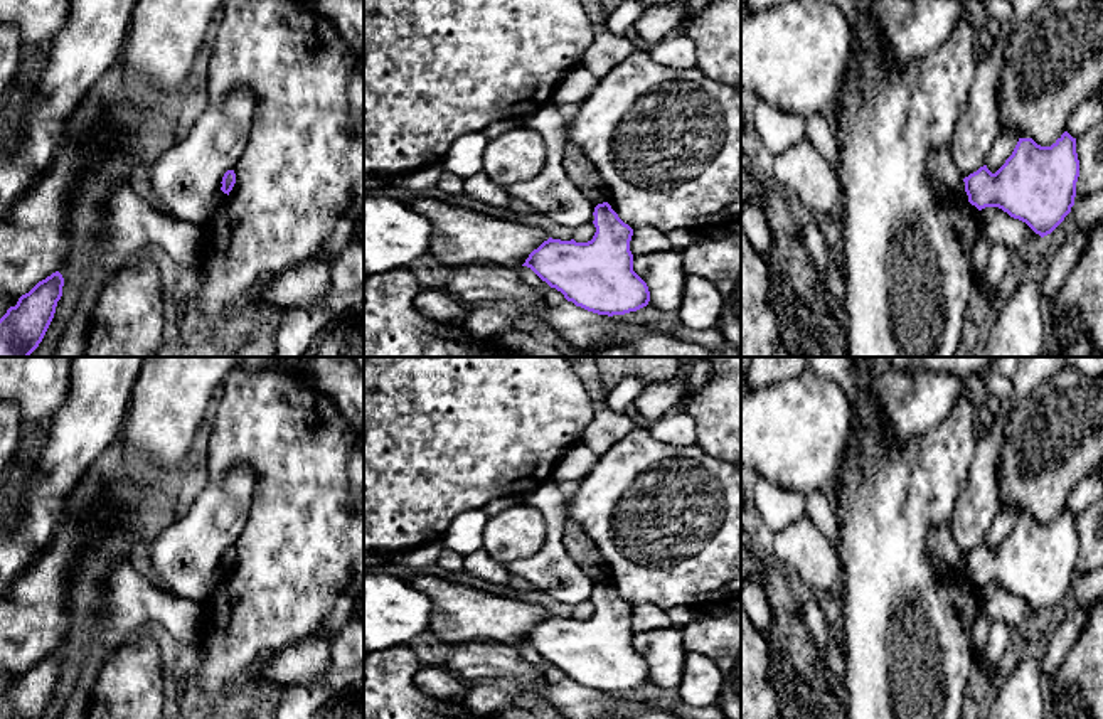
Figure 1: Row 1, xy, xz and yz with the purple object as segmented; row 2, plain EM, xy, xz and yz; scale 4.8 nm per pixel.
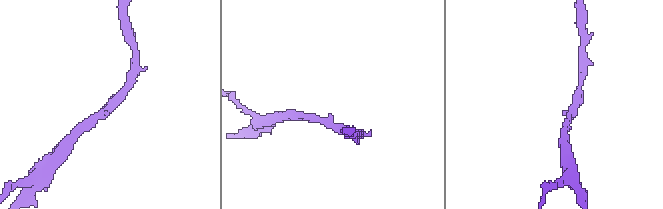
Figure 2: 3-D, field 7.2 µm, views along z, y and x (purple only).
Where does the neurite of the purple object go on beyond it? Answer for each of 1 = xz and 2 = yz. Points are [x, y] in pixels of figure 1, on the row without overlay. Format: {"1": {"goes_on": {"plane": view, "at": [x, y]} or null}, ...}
{"1": {"goes_on": null}, "2": {"goes_on": null}}

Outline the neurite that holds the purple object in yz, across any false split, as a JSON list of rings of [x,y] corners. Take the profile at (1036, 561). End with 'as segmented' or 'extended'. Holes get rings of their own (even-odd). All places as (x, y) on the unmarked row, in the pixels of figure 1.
[[[1064,509],[1051,524],[1019,515],[995,551],[983,542],[963,559],[978,588],[999,584],[1044,615],[1071,589],[1078,554],[1076,515]]]; as segmented

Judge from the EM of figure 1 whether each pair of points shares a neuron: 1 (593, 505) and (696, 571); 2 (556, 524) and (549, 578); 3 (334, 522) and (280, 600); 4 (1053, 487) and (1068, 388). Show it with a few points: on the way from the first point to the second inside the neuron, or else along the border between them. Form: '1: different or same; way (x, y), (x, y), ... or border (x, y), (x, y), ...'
1: same; way (605, 539), (612, 554), (635, 578), (662, 578)
2: same; way (554, 537), (551, 564)
3: same; way (315, 541), (309, 548), (302, 568), (288, 581)
4: same; way (1053, 462), (1053, 440), (1068, 423), (1068, 413)

